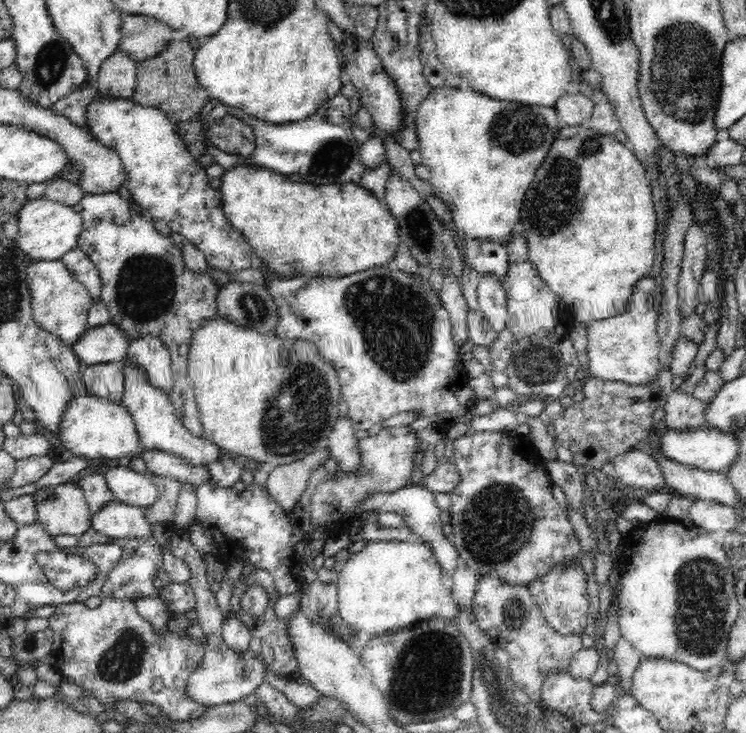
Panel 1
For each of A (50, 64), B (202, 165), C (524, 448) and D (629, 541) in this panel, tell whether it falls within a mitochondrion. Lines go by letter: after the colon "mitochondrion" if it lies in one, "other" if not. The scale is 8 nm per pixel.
A: mitochondrion
B: other
C: other
D: other

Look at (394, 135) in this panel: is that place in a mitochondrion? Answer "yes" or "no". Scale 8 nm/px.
no

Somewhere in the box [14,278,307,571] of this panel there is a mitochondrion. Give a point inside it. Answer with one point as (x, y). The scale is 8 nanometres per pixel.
(257, 310)

